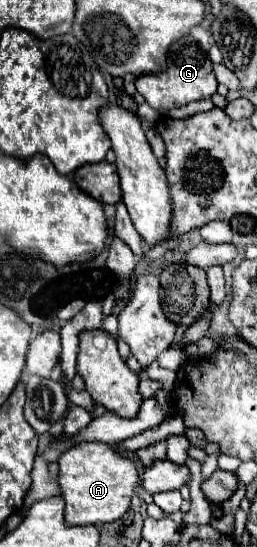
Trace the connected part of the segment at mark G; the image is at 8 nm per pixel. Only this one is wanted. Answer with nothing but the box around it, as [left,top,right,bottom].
[134,35,216,113]

